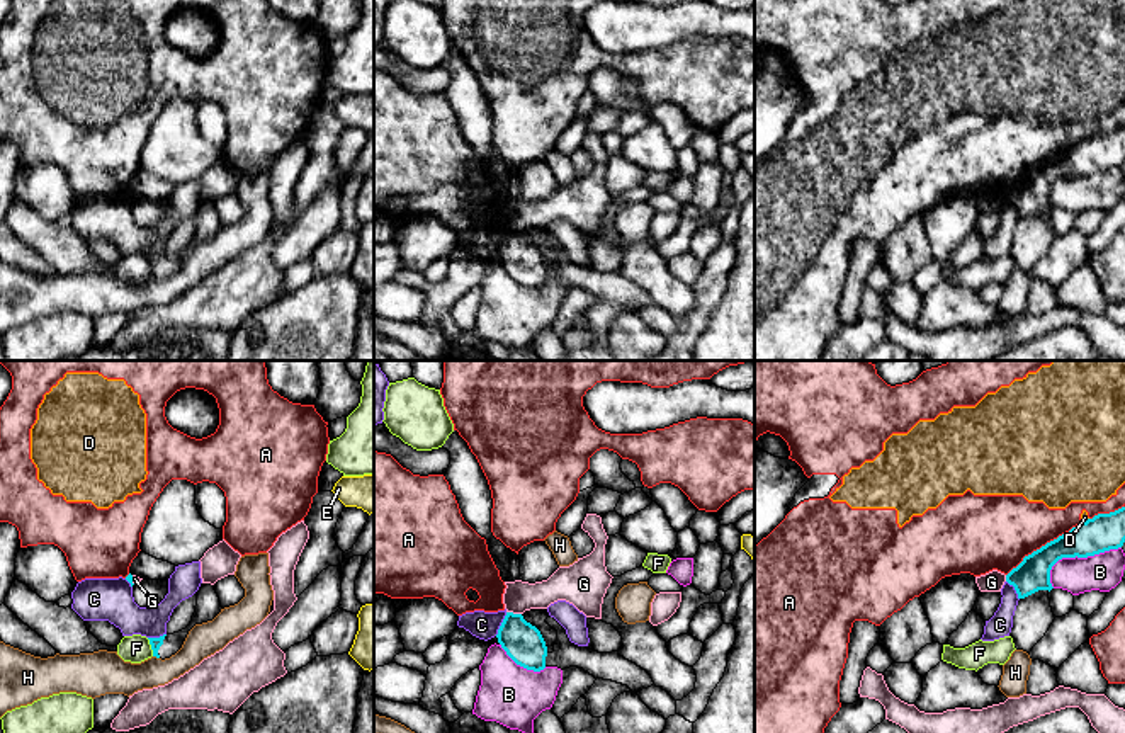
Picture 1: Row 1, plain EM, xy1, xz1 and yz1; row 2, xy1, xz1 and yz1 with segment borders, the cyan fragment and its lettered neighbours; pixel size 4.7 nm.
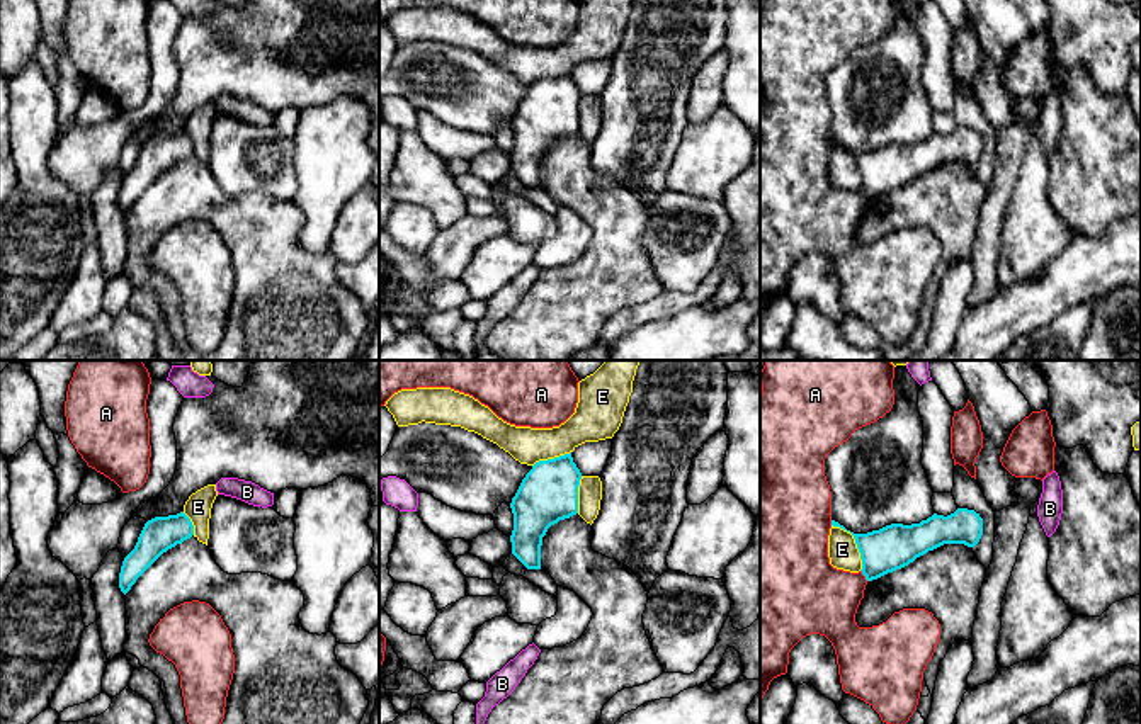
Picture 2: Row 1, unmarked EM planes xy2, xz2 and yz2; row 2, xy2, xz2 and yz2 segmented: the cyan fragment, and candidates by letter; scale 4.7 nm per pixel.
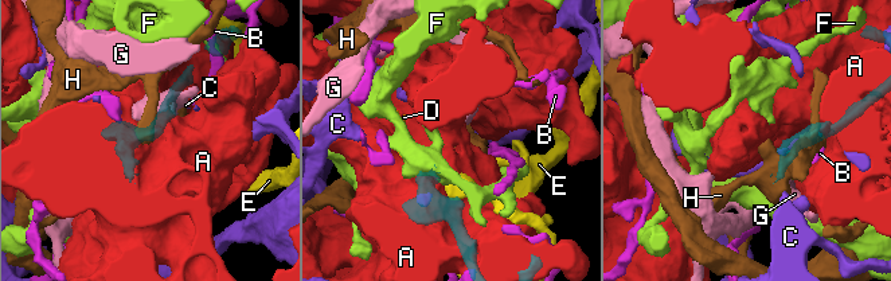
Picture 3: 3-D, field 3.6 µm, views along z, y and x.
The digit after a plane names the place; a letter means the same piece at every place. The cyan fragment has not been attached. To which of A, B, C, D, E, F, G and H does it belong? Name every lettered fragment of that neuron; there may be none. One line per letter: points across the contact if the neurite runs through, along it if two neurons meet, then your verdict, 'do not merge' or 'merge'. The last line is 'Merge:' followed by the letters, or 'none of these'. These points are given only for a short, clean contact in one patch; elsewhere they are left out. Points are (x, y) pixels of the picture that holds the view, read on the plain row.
A: do not merge
B: do not merge
C: along xz1 (507, 232), (495, 254) | do not merge
D: along yz1 (1088, 136), (1081, 142) | do not merge
E: do not merge
F: along xy1 (146, 257), (153, 274) | do not merge
G: along xz1 (507, 230), (520, 233) | do not merge
H: along xy1 (153, 274), (158, 278) | do not merge
Merge: none of these

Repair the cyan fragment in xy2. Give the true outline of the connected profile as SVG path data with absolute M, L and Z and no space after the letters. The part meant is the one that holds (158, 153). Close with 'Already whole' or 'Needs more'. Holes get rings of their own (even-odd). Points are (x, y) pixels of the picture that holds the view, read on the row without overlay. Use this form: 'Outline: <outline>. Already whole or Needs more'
Outline: M180 131L148 139L134 168L124 177L119 192L119 207L126 214L136 199L168 168L194 155L190 138Z. Already whole

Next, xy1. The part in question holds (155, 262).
Outline: M201 202L195 213L197 213L195 231L192 235L190 243L185 248L173 253L163 253L160 257L148 257L153 269L153 276L161 279L170 277L182 267L189 250L195 243L212 240L221 231L223 226L214 209L214 204Z. Needs more

